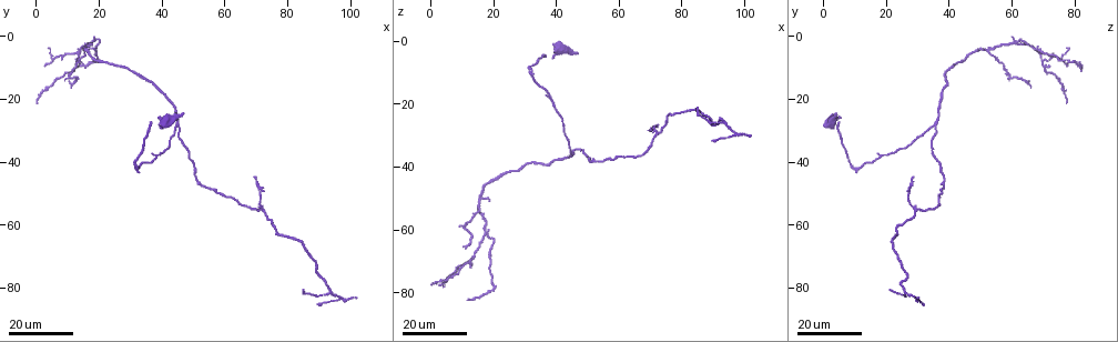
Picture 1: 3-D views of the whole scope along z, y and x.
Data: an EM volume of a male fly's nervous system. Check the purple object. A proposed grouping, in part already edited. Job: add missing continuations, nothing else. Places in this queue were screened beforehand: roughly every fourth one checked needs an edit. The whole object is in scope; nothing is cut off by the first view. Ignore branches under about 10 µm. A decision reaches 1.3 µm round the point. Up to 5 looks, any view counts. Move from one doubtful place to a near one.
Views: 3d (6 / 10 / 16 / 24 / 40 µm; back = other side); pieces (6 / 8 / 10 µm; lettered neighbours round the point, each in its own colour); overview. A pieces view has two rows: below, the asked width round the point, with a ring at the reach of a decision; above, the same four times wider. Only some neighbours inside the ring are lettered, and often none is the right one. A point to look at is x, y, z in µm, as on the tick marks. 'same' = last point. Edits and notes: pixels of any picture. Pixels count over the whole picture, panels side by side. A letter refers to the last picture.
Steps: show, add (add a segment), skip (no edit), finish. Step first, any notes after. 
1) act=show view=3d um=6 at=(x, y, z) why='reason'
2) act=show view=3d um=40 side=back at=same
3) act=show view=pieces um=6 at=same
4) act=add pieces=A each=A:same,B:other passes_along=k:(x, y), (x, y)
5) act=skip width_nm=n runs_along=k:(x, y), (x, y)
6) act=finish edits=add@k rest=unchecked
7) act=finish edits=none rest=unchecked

act=show view=3d um=24 at=(101, 83, 30) why='branch stops here'

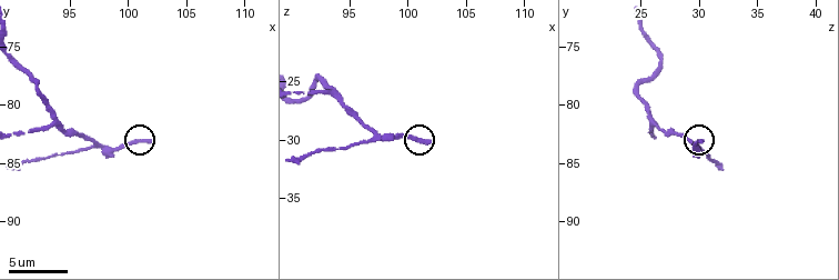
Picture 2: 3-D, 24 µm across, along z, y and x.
act=show view=pieces um=8 at=(102.0, 83.2, 30.2) why='what lies round it'

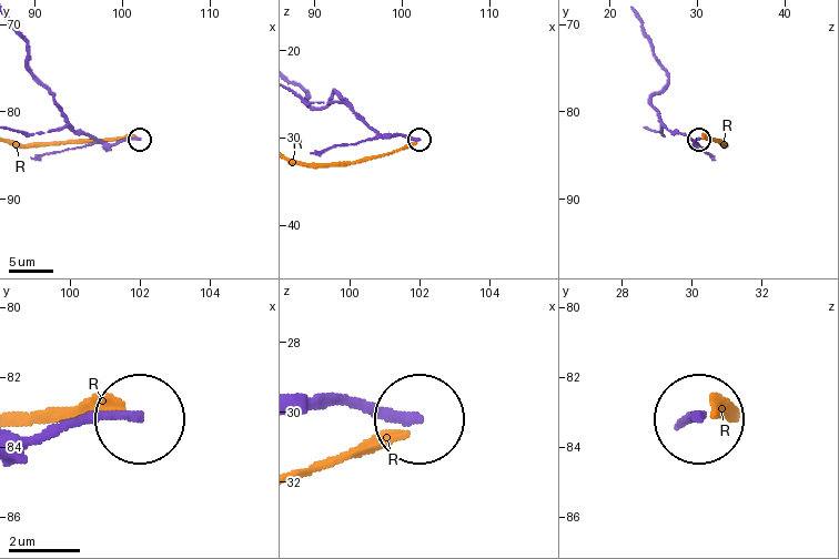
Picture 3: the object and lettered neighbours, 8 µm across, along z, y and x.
act=skip each=R:other runs_along=3:(303, 402), (416, 419) found='no lettered segment goes on from it'

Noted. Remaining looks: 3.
act=show view=3d um=16 at=(90, 85, 32) why='end of a long branch'

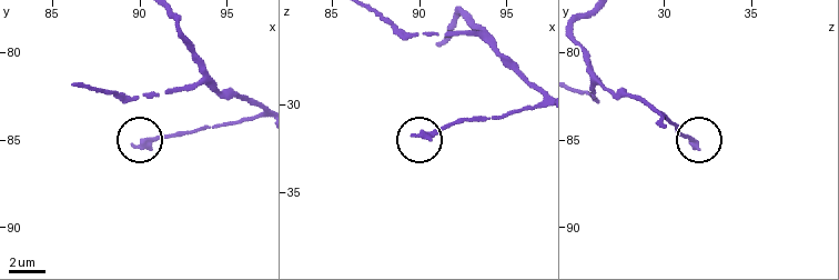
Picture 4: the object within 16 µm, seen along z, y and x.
act=show view=pieces um=8 at=(89.6, 85.4, 31.7) why='see the neighbours'

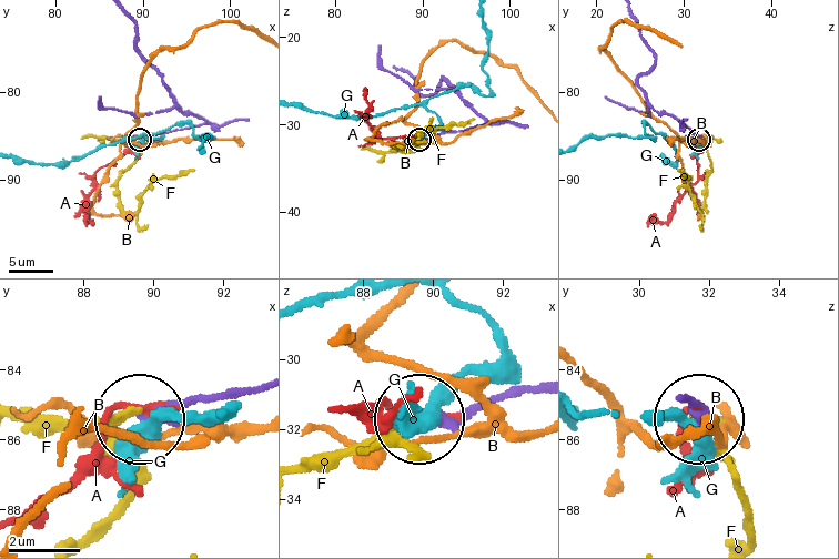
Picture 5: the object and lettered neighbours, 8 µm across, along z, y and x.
act=add pieces=A each=A:same,B:other,F:other,G:other found='the neuron continues'

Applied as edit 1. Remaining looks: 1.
act=finish edits=add@5 rest=unchecked

